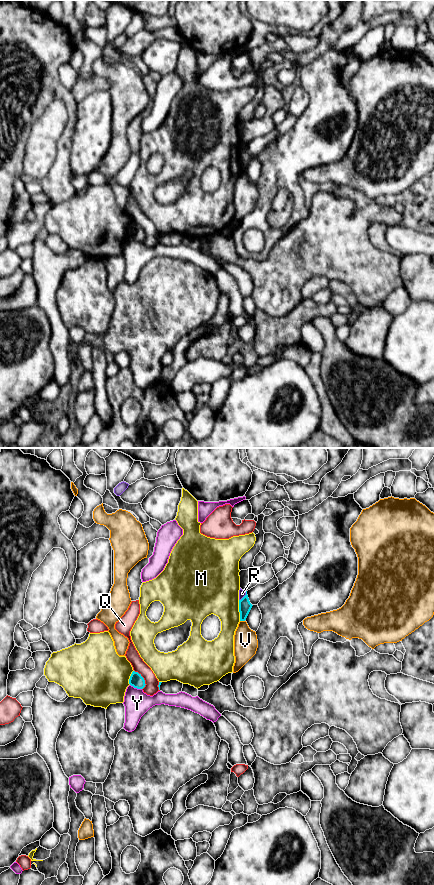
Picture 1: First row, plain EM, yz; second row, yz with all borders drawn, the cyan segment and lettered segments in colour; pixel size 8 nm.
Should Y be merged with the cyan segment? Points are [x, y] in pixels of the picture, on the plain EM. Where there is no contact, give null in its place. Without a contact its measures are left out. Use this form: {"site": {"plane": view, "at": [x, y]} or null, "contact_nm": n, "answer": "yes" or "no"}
{"site": {"plane": "yz", "at": [136, 239]}, "contact_nm": 100, "answer": "no"}

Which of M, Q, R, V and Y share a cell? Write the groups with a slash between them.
M / Q / R / V / Y

